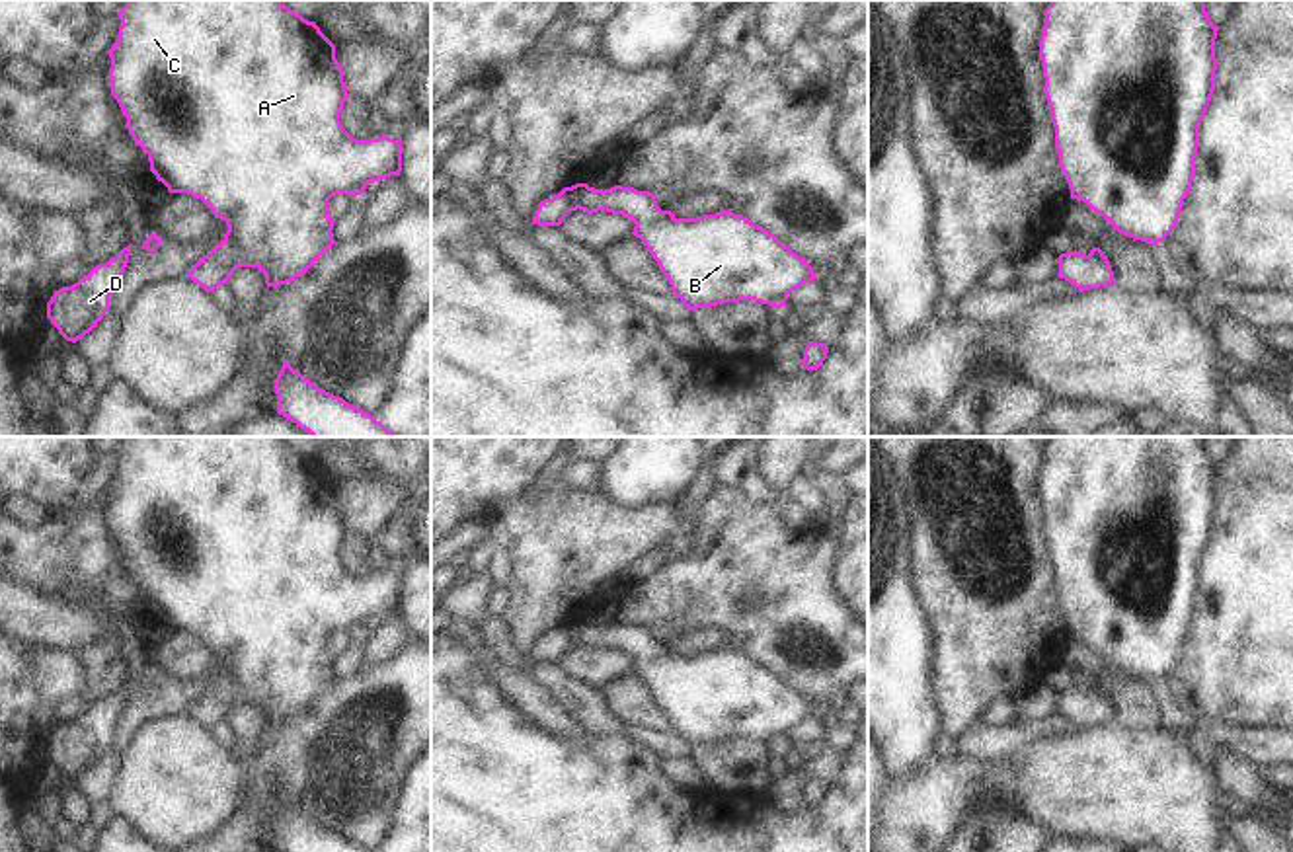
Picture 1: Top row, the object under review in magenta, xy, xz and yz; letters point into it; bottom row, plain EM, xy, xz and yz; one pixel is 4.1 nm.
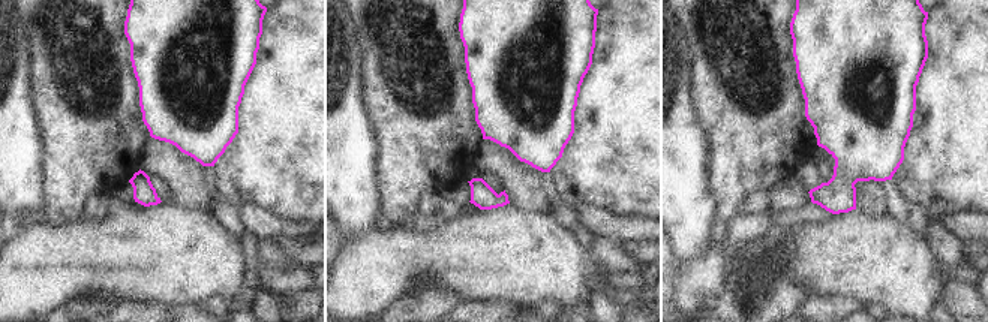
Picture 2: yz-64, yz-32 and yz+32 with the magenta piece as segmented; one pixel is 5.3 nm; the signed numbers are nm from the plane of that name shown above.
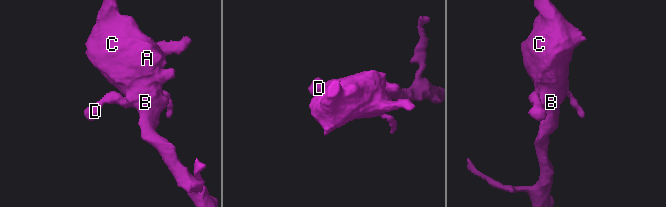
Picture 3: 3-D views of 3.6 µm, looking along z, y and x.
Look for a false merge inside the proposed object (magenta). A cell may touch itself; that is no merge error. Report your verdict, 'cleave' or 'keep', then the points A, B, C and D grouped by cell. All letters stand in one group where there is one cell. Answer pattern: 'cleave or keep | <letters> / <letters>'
keep | A B C D

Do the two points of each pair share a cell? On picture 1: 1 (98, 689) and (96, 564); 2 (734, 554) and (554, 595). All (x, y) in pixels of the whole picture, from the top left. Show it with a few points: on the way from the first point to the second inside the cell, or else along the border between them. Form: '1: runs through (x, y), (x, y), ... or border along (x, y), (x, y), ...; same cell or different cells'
1: runs through (106, 658), (110, 595); same cell
2: border along (634, 591), (623, 603); different cells

